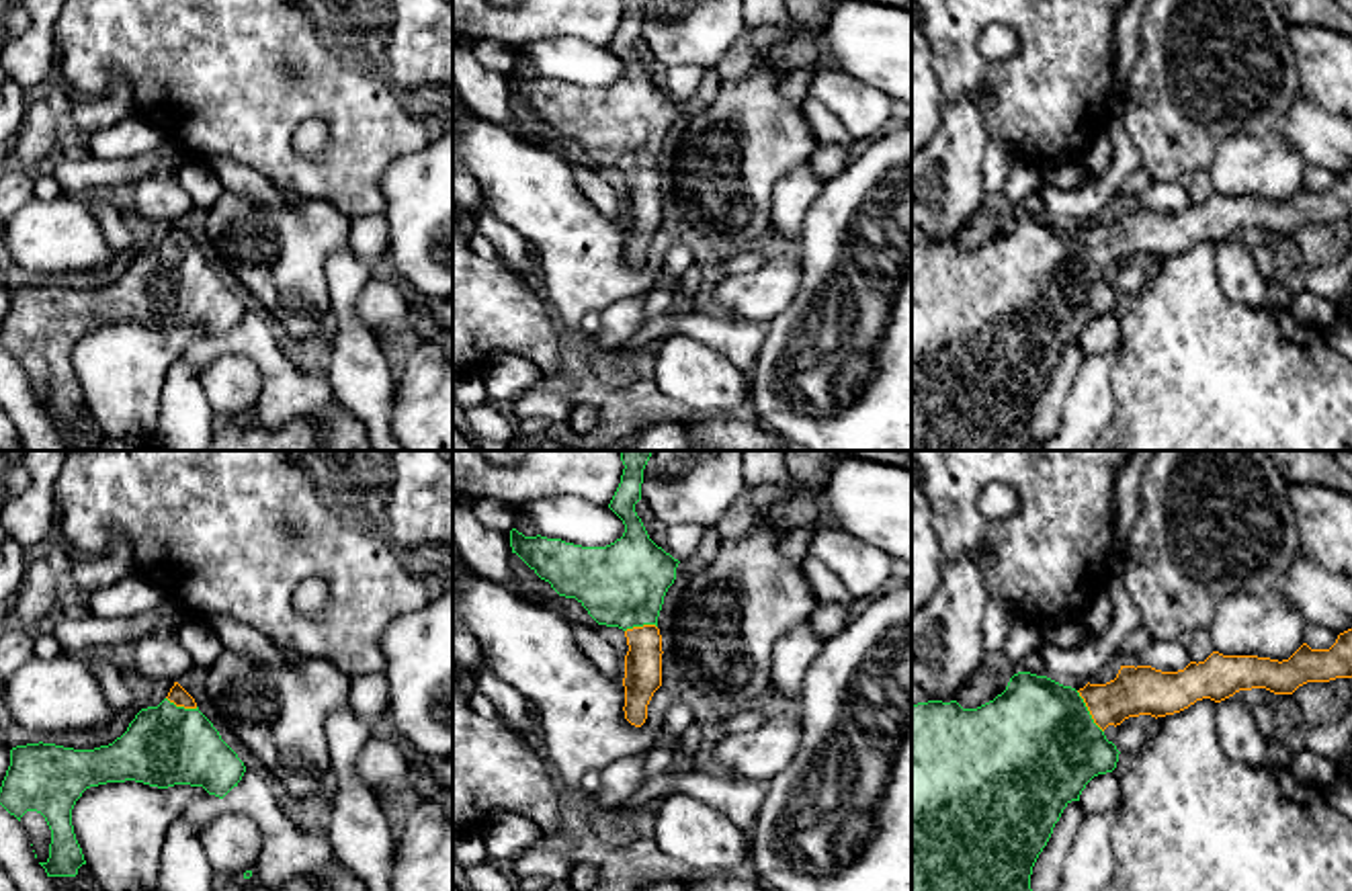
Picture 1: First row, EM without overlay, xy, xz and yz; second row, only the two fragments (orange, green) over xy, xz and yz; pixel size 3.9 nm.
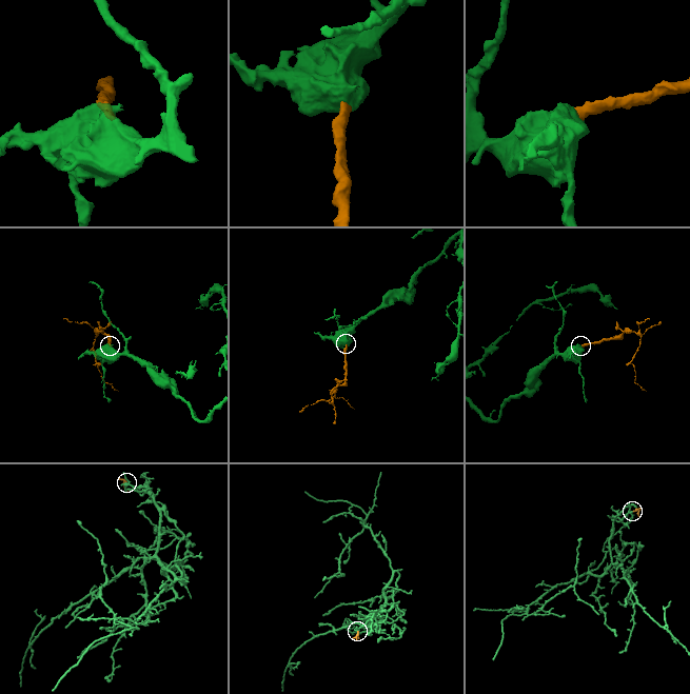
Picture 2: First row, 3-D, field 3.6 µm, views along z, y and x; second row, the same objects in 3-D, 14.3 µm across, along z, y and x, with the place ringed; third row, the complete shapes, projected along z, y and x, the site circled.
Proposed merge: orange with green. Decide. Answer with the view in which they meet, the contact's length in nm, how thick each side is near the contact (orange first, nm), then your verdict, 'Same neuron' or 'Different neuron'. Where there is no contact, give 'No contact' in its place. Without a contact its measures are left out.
Touches orange in yz. Shared border 200 nm. Thickness 190 nm (orange) against 480 nm. Same neuron

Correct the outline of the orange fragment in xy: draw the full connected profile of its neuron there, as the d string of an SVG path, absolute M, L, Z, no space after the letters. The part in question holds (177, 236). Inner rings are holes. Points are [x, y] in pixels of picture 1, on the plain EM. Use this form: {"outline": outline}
{"outline": "M178 225L158 248L141 250L127 272L109 287L74 291L55 285L27 285L10 291L10 307L0 328L0 346L18 363L27 352L45 358L51 371L49 399L39 404L47 418L76 418L86 406L72 367L72 350L82 334L107 324L135 322L158 330L174 326L203 328L223 340L246 313L238 295L221 281L195 240Z"}

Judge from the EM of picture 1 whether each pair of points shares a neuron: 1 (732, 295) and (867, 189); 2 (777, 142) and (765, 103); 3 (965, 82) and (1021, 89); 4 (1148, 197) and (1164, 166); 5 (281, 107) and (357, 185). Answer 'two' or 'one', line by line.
1: two
2: one
3: one
4: two
5: one

